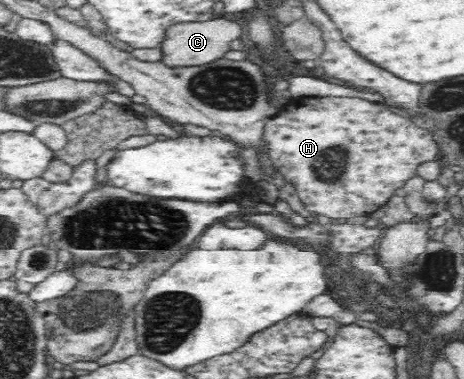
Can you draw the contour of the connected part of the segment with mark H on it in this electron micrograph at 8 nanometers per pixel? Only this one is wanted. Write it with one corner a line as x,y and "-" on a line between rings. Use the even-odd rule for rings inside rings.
292,98
288,101
289,104
285,104
283,112
279,116
275,116
273,120
269,120
264,126
263,139
268,146
268,153
274,167
280,172
285,180
291,182
296,191
300,201
304,204
305,208
311,213
317,214
319,217
326,218
328,220
345,220
347,218
353,218
354,216
368,215
375,212
388,201
388,199
394,195
394,191
397,188
401,188
402,184
405,184
411,176
417,175
417,168
425,162
433,161
437,156
439,150
437,143
431,136
431,133
424,127
418,127
413,124
413,121
405,118
401,114
401,110
389,110
391,108
385,102
371,102
368,100
361,100
361,98
299,98
295,100

